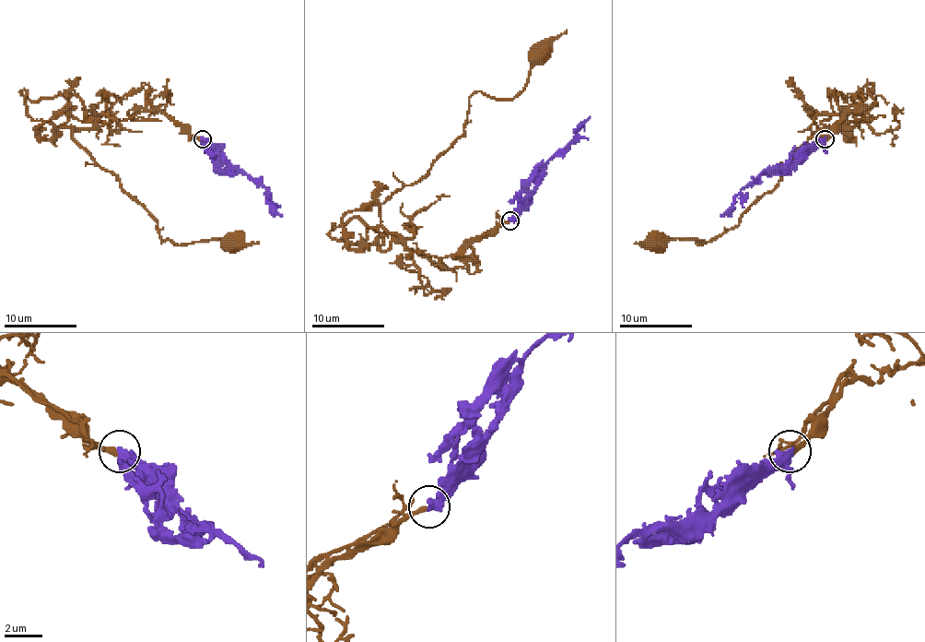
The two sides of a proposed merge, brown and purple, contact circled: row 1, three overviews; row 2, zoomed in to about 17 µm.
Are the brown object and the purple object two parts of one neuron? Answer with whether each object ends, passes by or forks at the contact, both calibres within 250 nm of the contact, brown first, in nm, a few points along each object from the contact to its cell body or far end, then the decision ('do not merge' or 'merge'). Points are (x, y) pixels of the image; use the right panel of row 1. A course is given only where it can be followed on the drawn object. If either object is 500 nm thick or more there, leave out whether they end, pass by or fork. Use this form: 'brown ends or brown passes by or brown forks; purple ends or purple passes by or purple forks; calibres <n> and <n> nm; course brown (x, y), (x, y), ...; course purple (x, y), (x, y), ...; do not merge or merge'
brown ends; purple ends; calibres 280 and 480 nm; course brown (825, 138), (848, 112), (861, 113), (839, 129), (820, 127), (739, 223), (699, 245), (656, 242); course purple (825, 138), (791, 164), (767, 167), (741, 191), (720, 216); merge

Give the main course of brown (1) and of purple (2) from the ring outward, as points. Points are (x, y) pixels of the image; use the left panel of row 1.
1: (201, 138), (159, 112), (114, 119), (88, 129), (73, 127), (73, 138), (158, 223), (161, 242), (231, 242)
2: (203, 138), (228, 164), (239, 167), (267, 191), (271, 206), (282, 216)

